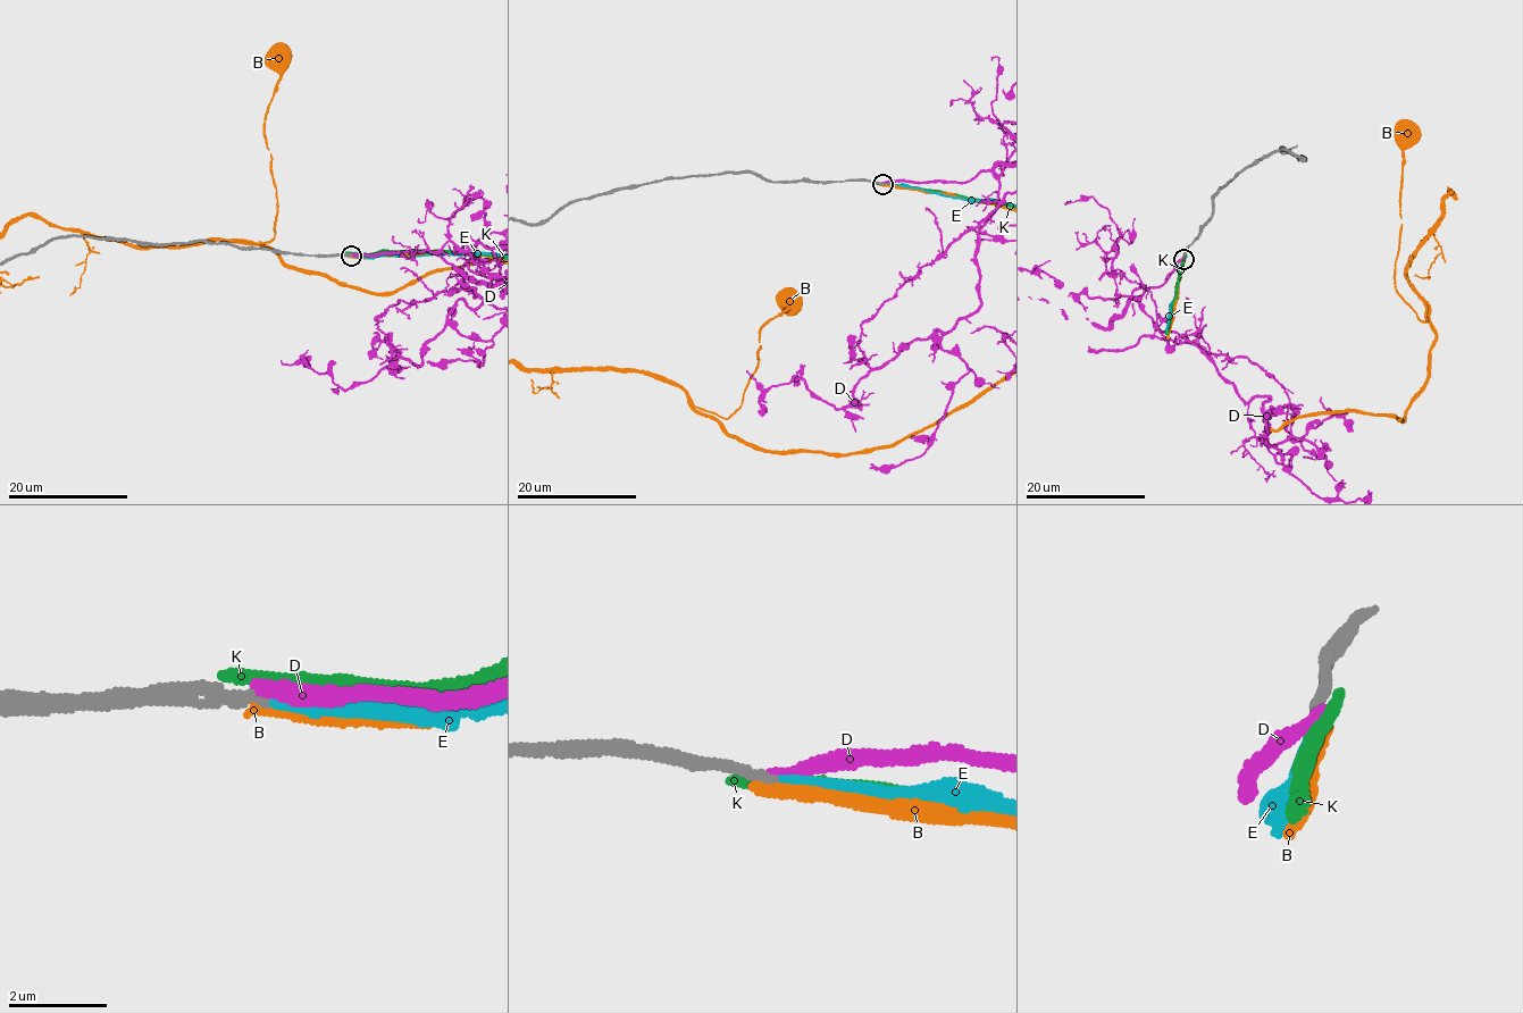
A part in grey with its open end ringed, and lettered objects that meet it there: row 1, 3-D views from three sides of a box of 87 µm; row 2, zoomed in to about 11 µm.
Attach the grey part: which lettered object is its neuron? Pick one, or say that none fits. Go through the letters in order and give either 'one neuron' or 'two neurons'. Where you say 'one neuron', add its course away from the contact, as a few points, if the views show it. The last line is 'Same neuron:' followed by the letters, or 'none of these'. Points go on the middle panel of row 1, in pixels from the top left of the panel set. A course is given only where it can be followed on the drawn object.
B: two neurons
D: two neurons
E: one neuron
K: two neurons
Same neuron: E

